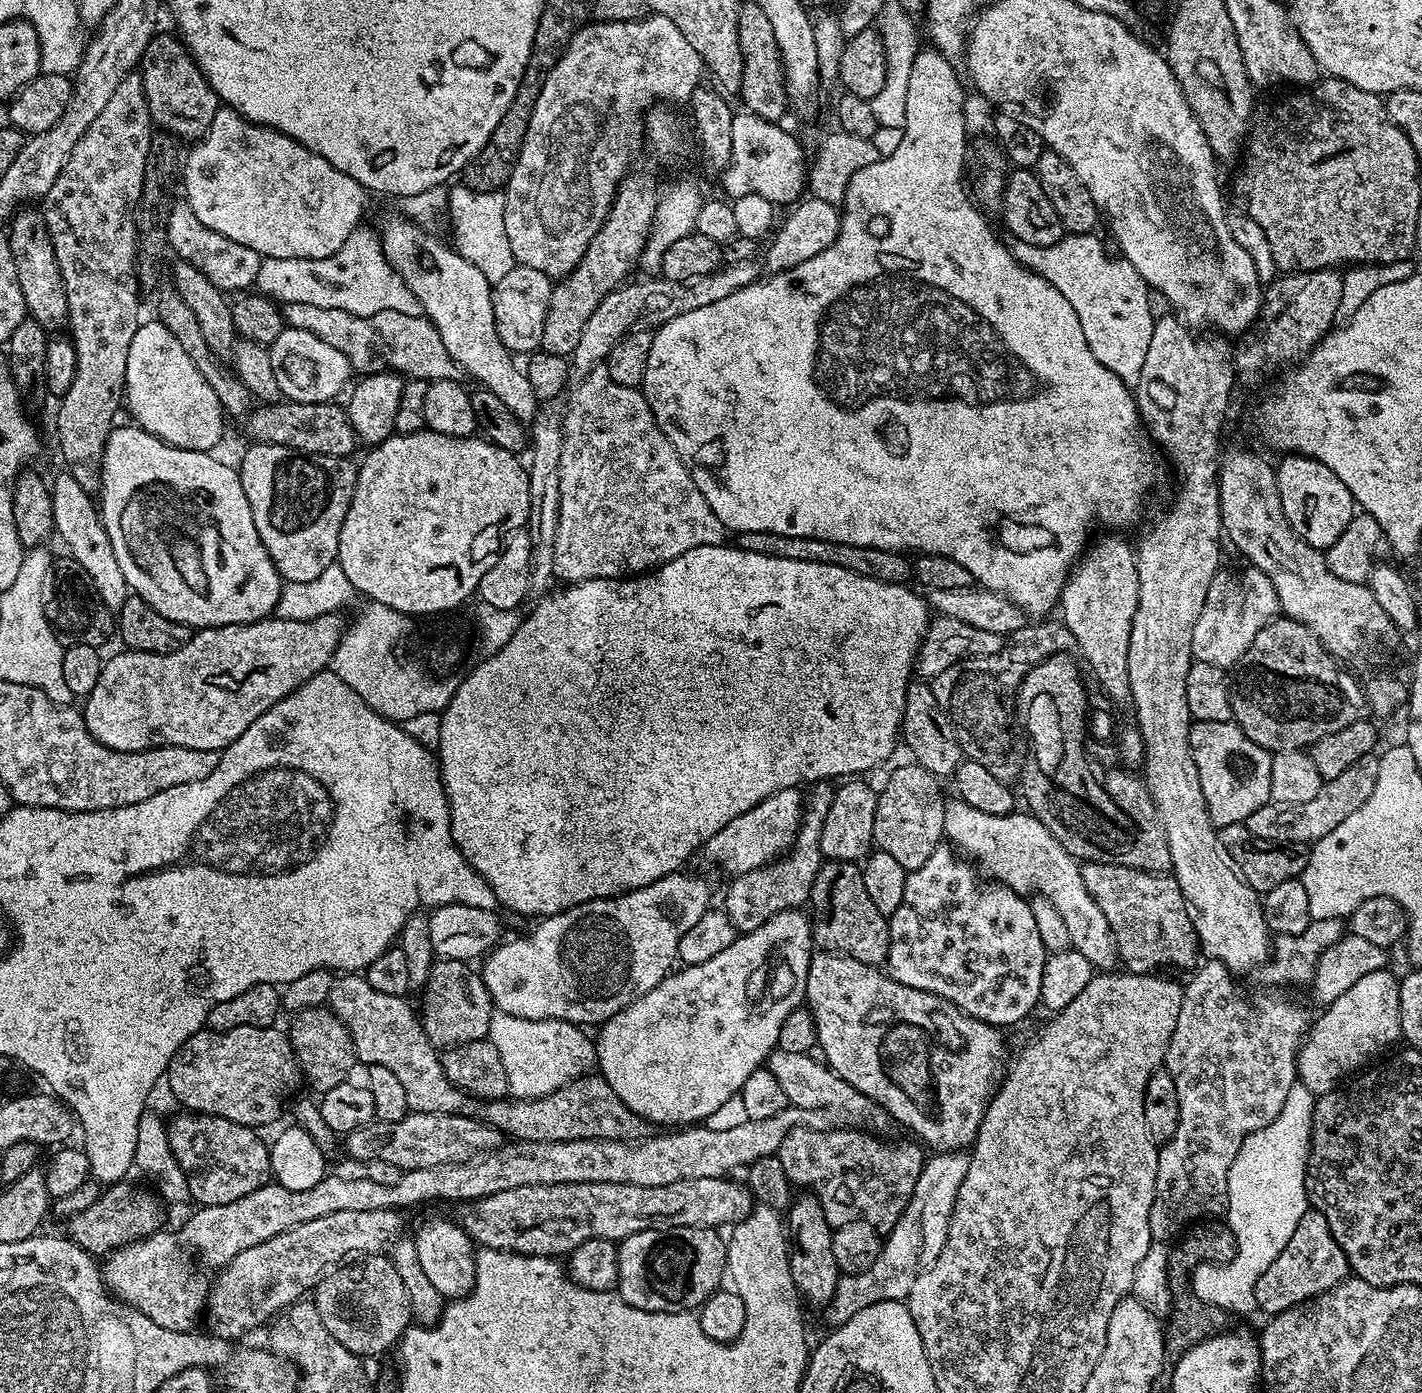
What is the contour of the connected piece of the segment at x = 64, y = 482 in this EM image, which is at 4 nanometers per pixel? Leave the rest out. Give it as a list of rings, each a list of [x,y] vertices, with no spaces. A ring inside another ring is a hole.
[[[61,474],[56,480],[56,488],[51,489],[52,515],[54,528],[62,539],[68,543],[67,555],[77,560],[90,574],[102,602],[107,608],[119,610],[122,602],[130,594],[126,578],[122,578],[122,569],[118,566],[118,558],[114,558],[114,546],[110,546],[110,538],[106,534],[104,524],[100,521],[100,513],[93,507],[93,497],[82,486],[74,482],[74,478],[67,474]],[[92,504],[92,508],[90,507]]]

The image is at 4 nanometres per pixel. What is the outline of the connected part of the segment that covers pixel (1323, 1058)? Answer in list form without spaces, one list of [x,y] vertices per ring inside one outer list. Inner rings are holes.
[[[1385,970],[1366,974],[1364,978],[1358,978],[1358,982],[1354,982],[1354,986],[1350,986],[1350,990],[1338,994],[1338,998],[1327,1001],[1325,1008],[1328,1009],[1317,1020],[1315,1017],[1311,1021],[1300,1045],[1300,1052],[1296,1055],[1296,1074],[1299,1083],[1305,1084],[1317,1097],[1332,1091],[1347,1077],[1344,1076],[1347,1072],[1355,1073],[1357,1070],[1363,1069],[1369,1063],[1367,1060],[1371,1056],[1378,1055],[1383,1048],[1388,1048],[1395,1040],[1401,1039],[1400,982],[1397,973]]]

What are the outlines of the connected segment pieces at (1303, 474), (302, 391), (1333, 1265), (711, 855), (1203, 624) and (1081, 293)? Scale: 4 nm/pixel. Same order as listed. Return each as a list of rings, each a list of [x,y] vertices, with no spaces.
[[[1288,454],[1281,460],[1284,461],[1275,465],[1276,485],[1278,494],[1282,498],[1282,512],[1286,522],[1292,527],[1294,534],[1301,536],[1310,546],[1321,550],[1332,548],[1334,542],[1338,542],[1338,538],[1342,538],[1346,526],[1350,526],[1350,522],[1358,514],[1356,499],[1352,497],[1350,490],[1346,490],[1346,482],[1342,482],[1342,478],[1338,478],[1338,474],[1334,474],[1334,470],[1330,470],[1330,466],[1299,454]]]
[[[286,330],[278,340],[272,343],[270,351],[274,378],[280,387],[280,395],[285,401],[293,404],[326,404],[335,401],[336,395],[340,391],[341,393],[345,391],[349,383],[348,376],[353,375],[346,354],[314,338],[314,334]]]
[[[1310,1210],[1298,1218],[1298,1226],[1290,1242],[1286,1242],[1286,1250],[1266,1266],[1266,1274],[1258,1278],[1254,1286],[1256,1307],[1262,1313],[1275,1314],[1288,1308],[1301,1305],[1311,1298],[1333,1288],[1347,1280],[1350,1275],[1348,1259],[1342,1254],[1342,1246],[1334,1242],[1334,1234],[1330,1234],[1330,1226],[1326,1226],[1326,1218],[1315,1210]]]
[[[787,788],[770,794],[750,810],[738,814],[734,822],[722,826],[718,834],[707,840],[702,855],[712,864],[725,868],[731,874],[749,872],[763,864],[771,864],[784,855],[796,841],[796,831],[800,829],[800,817],[804,814],[804,802],[800,788]]]
[[[1243,566],[1244,568],[1232,568],[1221,570],[1214,574],[1214,582],[1210,582],[1210,590],[1206,590],[1206,606],[1202,606],[1202,614],[1198,614],[1198,622],[1194,622],[1194,642],[1192,643],[1192,658],[1193,661],[1201,660],[1207,664],[1213,664],[1215,668],[1222,668],[1225,670],[1231,669],[1232,663],[1243,661],[1246,650],[1250,650],[1250,646],[1254,642],[1254,638],[1261,635],[1269,627],[1270,621],[1280,612],[1280,598],[1276,593],[1274,582],[1270,580],[1262,570],[1251,566]]]
[[[1068,234],[1063,240],[1054,242],[1054,246],[1016,242],[1010,251],[1019,264],[1046,278],[1056,287],[1058,294],[1070,302],[1082,324],[1086,346],[1090,346],[1094,358],[1121,380],[1132,382],[1139,377],[1142,362],[1146,362],[1150,334],[1156,325],[1152,300],[1148,297],[1150,289],[1128,260],[1104,260],[1104,244],[1097,236]]]

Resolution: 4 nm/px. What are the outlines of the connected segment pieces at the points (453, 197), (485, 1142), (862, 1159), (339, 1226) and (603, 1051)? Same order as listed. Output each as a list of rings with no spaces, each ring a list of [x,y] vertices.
[[[457,184],[447,193],[448,222],[452,224],[453,245],[460,256],[476,266],[489,284],[497,284],[517,267],[510,248],[509,238],[504,230],[505,193],[480,192],[470,190],[463,184]]]
[[[409,1111],[393,1124],[371,1122],[354,1129],[346,1136],[348,1152],[356,1160],[369,1162],[381,1160],[400,1168],[405,1172],[422,1170],[422,1166],[439,1164],[461,1164],[475,1160],[485,1152],[493,1152],[502,1144],[502,1134],[483,1119],[471,1120],[468,1114],[454,1112],[414,1112]]]
[[[821,1131],[805,1142],[796,1142],[795,1135],[787,1137],[777,1158],[789,1183],[810,1187],[833,1229],[859,1220],[877,1230],[891,1229],[914,1194],[918,1174],[924,1169],[925,1149],[916,1142],[891,1148],[868,1132],[832,1131]]]
[[[383,1208],[382,1210],[338,1210],[334,1214],[326,1214],[322,1218],[314,1218],[310,1222],[302,1222],[298,1226],[294,1226],[290,1230],[286,1230],[282,1234],[278,1234],[274,1238],[270,1238],[266,1242],[262,1242],[258,1246],[250,1246],[250,1250],[242,1250],[237,1256],[235,1256],[229,1264],[225,1264],[223,1268],[217,1273],[219,1274],[216,1282],[213,1281],[211,1288],[209,1289],[207,1296],[207,1307],[203,1313],[202,1320],[208,1323],[206,1328],[207,1335],[217,1336],[223,1340],[229,1342],[240,1342],[247,1332],[252,1332],[256,1328],[256,1323],[259,1320],[267,1321],[269,1318],[275,1317],[277,1313],[288,1307],[290,1304],[296,1303],[297,1300],[307,1297],[309,1293],[315,1289],[316,1285],[321,1281],[324,1271],[327,1268],[335,1266],[339,1260],[344,1260],[347,1256],[352,1256],[355,1252],[364,1252],[360,1254],[380,1254],[385,1251],[391,1245],[392,1241],[397,1239],[398,1232],[396,1232],[396,1216],[397,1213],[391,1208]]]
[[[788,908],[785,912],[774,914],[774,918],[762,922],[762,926],[758,926],[758,930],[750,930],[737,935],[736,940],[730,942],[730,946],[726,946],[726,950],[722,950],[722,954],[714,954],[714,958],[710,958],[710,962],[681,967],[679,969],[681,972],[679,970],[673,971],[665,976],[662,982],[658,982],[658,986],[654,986],[654,990],[642,994],[622,1010],[615,1012],[609,1020],[605,1020],[599,1029],[599,1032],[601,1031],[600,1037],[595,1037],[594,1040],[599,1075],[604,1077],[610,1090],[614,1090],[614,1094],[618,1094],[620,1101],[634,1114],[641,1116],[649,1125],[692,1126],[697,1122],[707,1121],[708,1116],[733,1099],[744,1085],[755,1077],[752,1075],[762,1068],[768,1057],[777,1051],[782,1022],[786,1022],[786,1018],[790,1016],[792,1011],[805,1003],[806,978],[813,955],[814,924],[809,913],[800,908]]]

